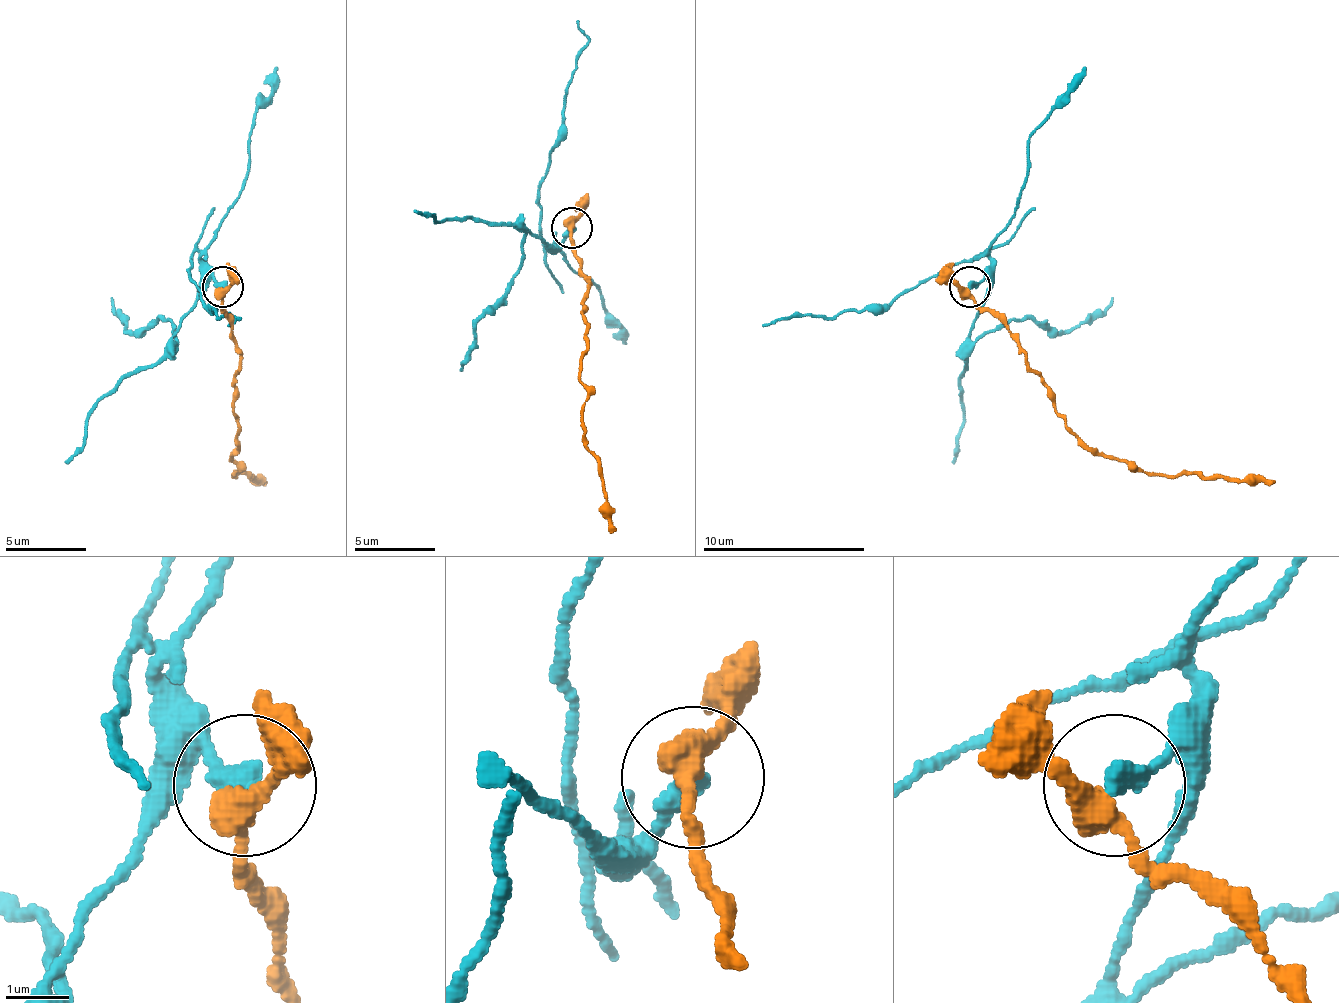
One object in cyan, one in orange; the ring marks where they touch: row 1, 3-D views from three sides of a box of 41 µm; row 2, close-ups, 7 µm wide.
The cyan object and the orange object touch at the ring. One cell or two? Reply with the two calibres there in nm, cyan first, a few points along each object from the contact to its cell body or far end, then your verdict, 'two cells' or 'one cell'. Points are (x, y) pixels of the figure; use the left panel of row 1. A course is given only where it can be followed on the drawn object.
360 nm thick on the cyan side, 400 nm on the other; cyan runs (222, 286), (197, 253), (189, 278), (218, 318), (238, 318), (226, 326); orange runs (222, 290), (222, 314), (238, 355), (238, 448), (230, 456), (238, 469), (234, 477), (266, 485); two cells

